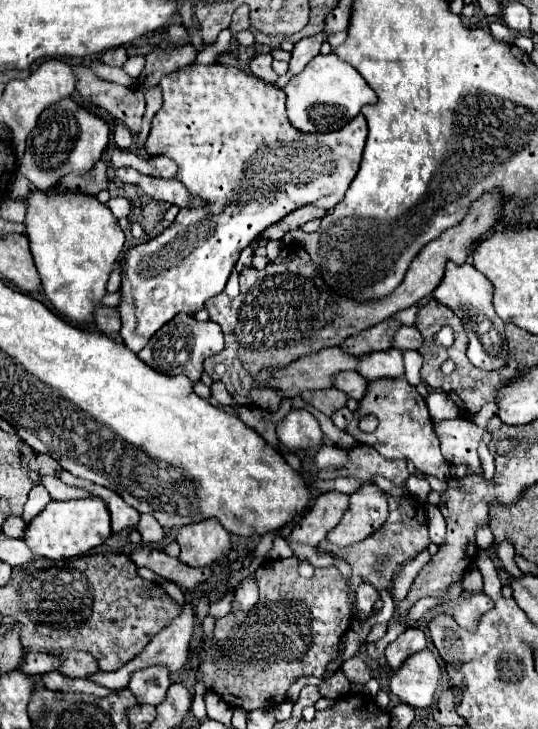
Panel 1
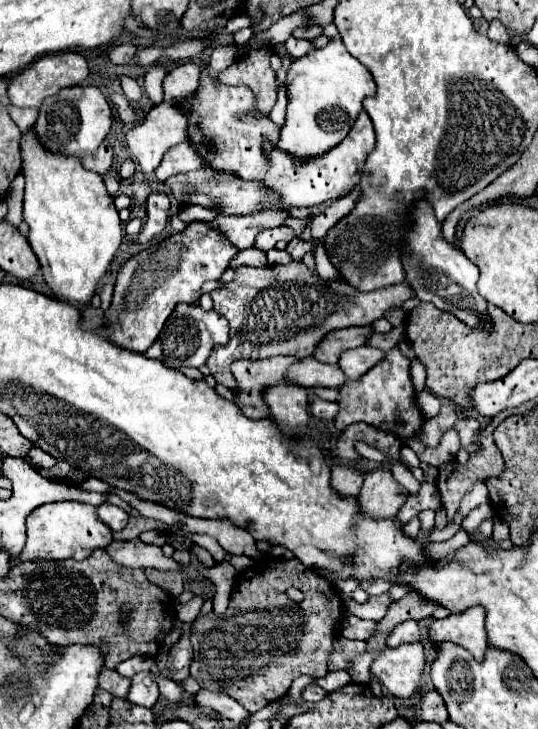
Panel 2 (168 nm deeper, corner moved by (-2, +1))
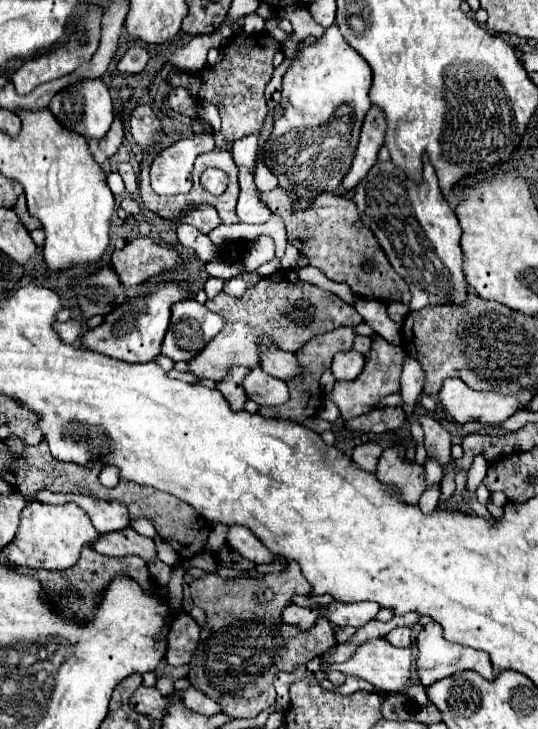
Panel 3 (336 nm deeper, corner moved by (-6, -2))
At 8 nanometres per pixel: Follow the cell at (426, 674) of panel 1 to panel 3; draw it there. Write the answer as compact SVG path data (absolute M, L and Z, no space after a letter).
M385 638L369 640L361 644L355 656L343 664L333 666L345 674L359 676L377 688L395 694L407 688L411 678L413 650L411 648L395 648Z

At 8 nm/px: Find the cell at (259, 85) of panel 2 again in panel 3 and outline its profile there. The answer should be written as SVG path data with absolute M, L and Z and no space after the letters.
M259 32L249 36L249 40L239 40L235 36L225 48L221 48L219 60L215 66L205 66L201 72L195 74L177 74L169 80L171 86L187 86L197 100L209 100L219 106L221 112L221 130L215 132L217 146L229 150L239 138L257 132L265 116L269 112L265 100L265 86L273 76L273 56L281 50L281 44L273 40L269 34Z

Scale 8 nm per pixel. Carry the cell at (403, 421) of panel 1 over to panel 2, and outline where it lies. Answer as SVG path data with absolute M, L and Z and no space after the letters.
M393 347L391 351L387 351L383 361L371 367L357 381L345 381L345 385L339 389L337 403L339 403L339 415L335 417L337 429L345 429L355 421L365 421L369 425L387 429L389 433L395 433L397 437L407 439L407 437L419 435L423 427L423 413L415 403L413 383L409 377L409 359L401 353L399 347Z

